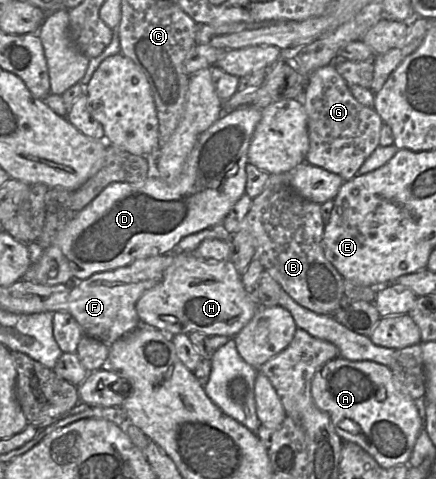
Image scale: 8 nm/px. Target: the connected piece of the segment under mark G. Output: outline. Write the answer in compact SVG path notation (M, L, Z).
M334 63L311 73L302 95L302 103L308 117L310 141L305 162L339 175L344 182L352 179L379 146L383 124L381 117L374 108L364 106L355 99Z

